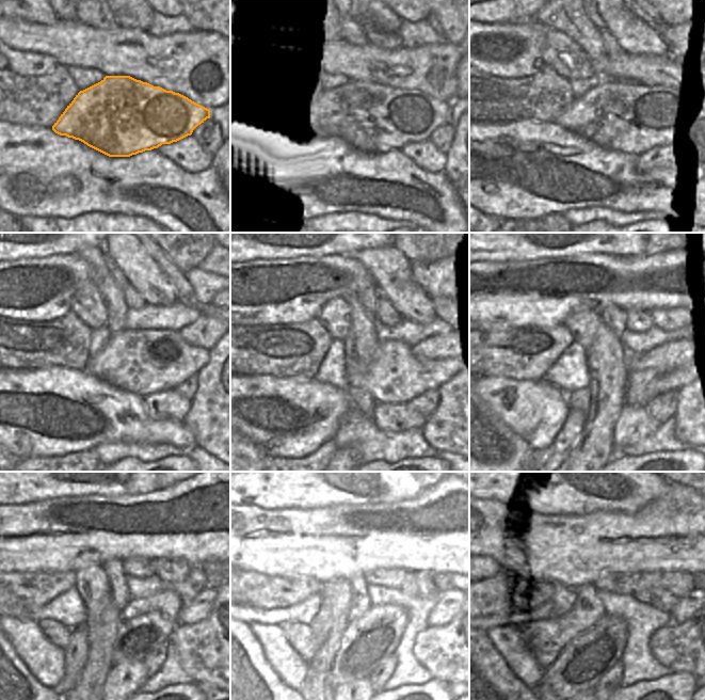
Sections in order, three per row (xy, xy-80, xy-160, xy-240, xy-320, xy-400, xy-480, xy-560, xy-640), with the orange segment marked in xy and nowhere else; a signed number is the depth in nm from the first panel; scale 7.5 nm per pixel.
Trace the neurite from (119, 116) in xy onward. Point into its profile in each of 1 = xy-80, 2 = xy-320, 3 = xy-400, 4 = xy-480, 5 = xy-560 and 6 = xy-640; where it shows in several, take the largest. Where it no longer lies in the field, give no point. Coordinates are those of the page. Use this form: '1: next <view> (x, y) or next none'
1: next xy-80 (367, 116)
2: next xy-320 (396, 376)
3: next xy-400 (642, 386)
4: next xy-480 (198, 609)
5: next xy-560 (447, 605)
6: next xy-640 (686, 607)

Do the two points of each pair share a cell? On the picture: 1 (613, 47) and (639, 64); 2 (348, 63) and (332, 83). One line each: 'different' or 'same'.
1: different
2: different

